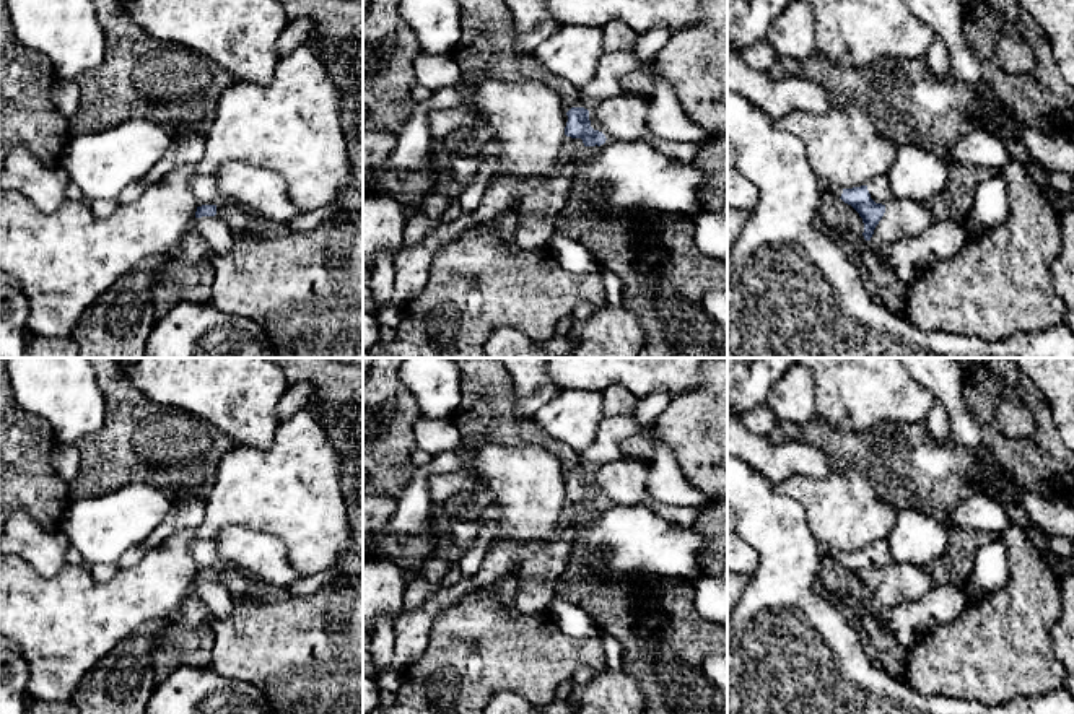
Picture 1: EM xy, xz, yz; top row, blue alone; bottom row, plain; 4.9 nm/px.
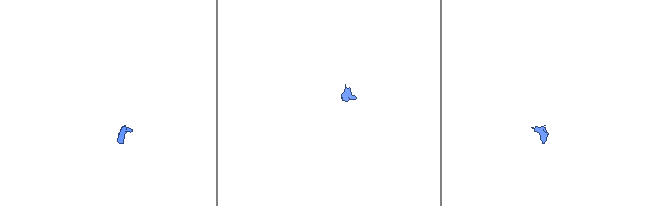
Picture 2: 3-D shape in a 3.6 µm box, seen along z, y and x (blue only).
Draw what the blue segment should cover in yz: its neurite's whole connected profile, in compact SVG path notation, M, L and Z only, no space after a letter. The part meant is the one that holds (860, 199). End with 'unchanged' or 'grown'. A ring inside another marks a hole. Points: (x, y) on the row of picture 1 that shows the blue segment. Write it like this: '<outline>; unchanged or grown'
M879 176L872 179L867 185L841 189L830 184L822 185L823 190L840 197L845 203L851 205L864 223L864 239L871 241L875 226L885 213L885 205L893 200L888 179Z; grown

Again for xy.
M199 176L190 181L190 189L199 205L195 218L215 216L216 207L221 203L215 179L212 176Z; grown

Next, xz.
M633 50L604 52L596 76L579 89L578 106L566 112L566 137L552 171L545 176L527 179L504 176L487 189L475 210L434 226L413 247L402 246L394 260L395 283L391 303L405 307L426 286L428 270L439 247L457 241L474 224L495 220L509 210L517 210L521 200L550 181L566 161L576 159L586 146L604 145L607 138L591 127L589 109L620 94L618 80L623 75L638 70L649 73L653 65L651 62L643 62Z; grown

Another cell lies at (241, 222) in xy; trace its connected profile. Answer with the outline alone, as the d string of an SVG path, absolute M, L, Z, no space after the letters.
M233 202L220 203L216 216L228 224L236 237L252 237L254 229L268 231L268 221Z

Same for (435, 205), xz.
M439 190L434 195L430 195L421 207L423 213L433 220L441 218L448 208L449 208L449 202L446 200L443 190Z

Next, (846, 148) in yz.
M833 106L822 115L791 111L773 122L802 140L822 185L867 185L872 179L885 176L897 158L898 145L859 106Z

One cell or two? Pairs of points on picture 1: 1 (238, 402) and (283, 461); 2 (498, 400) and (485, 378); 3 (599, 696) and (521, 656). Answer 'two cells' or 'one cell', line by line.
1: two cells
2: one cell
3: two cells

